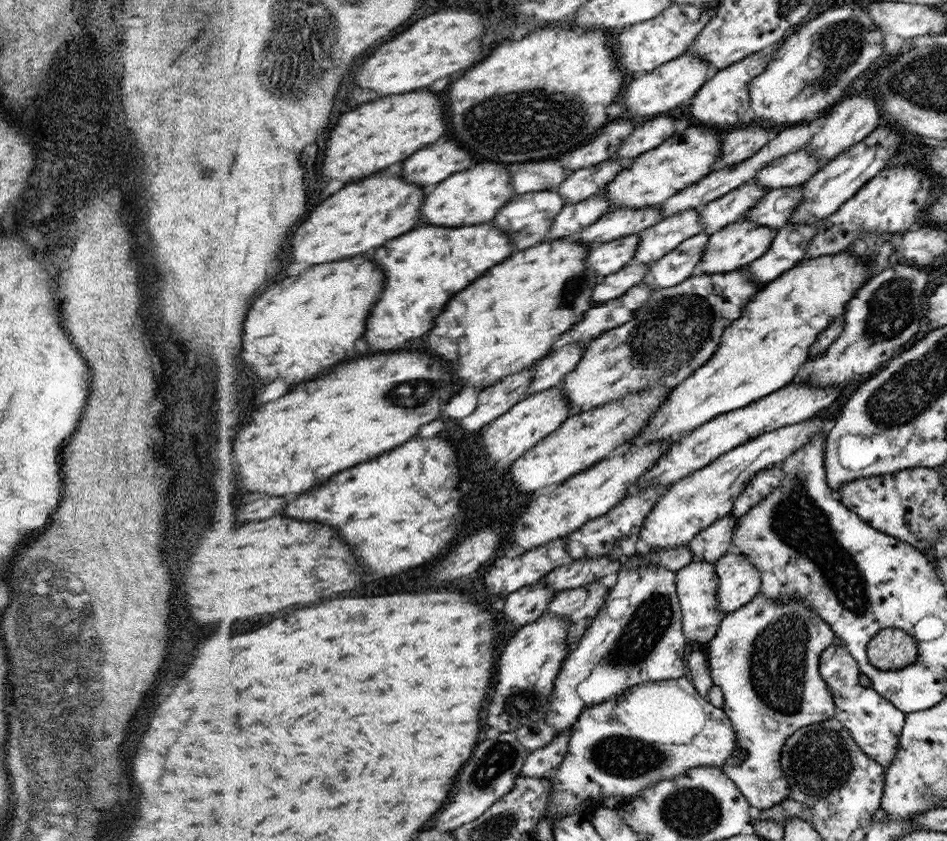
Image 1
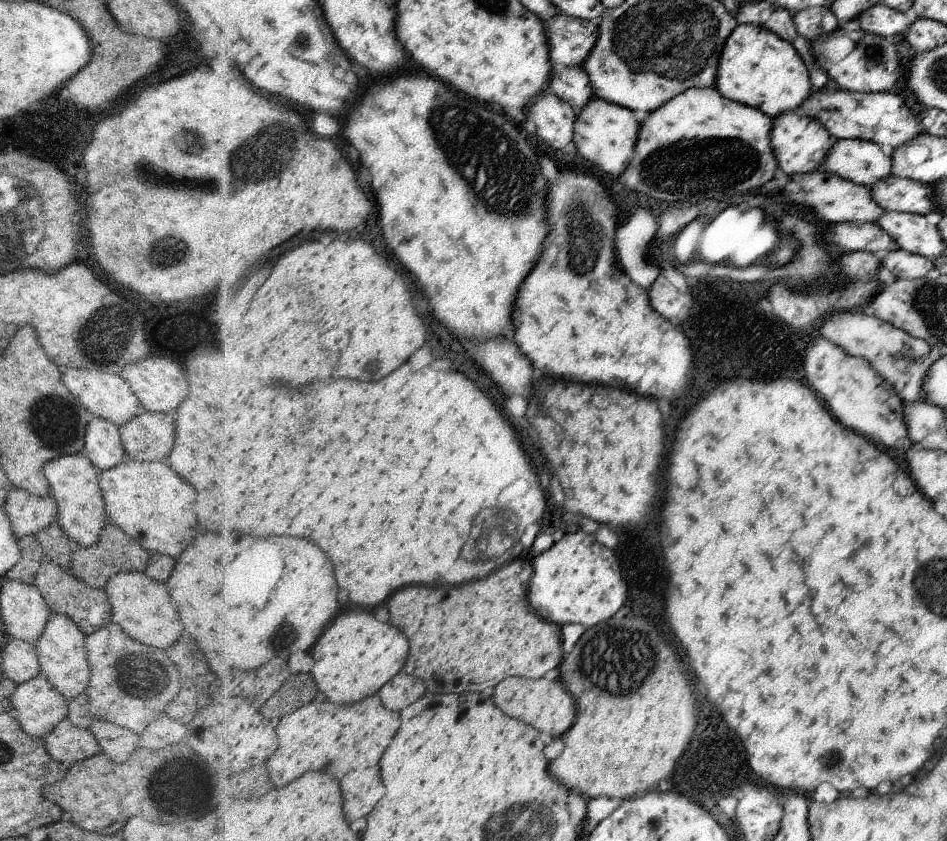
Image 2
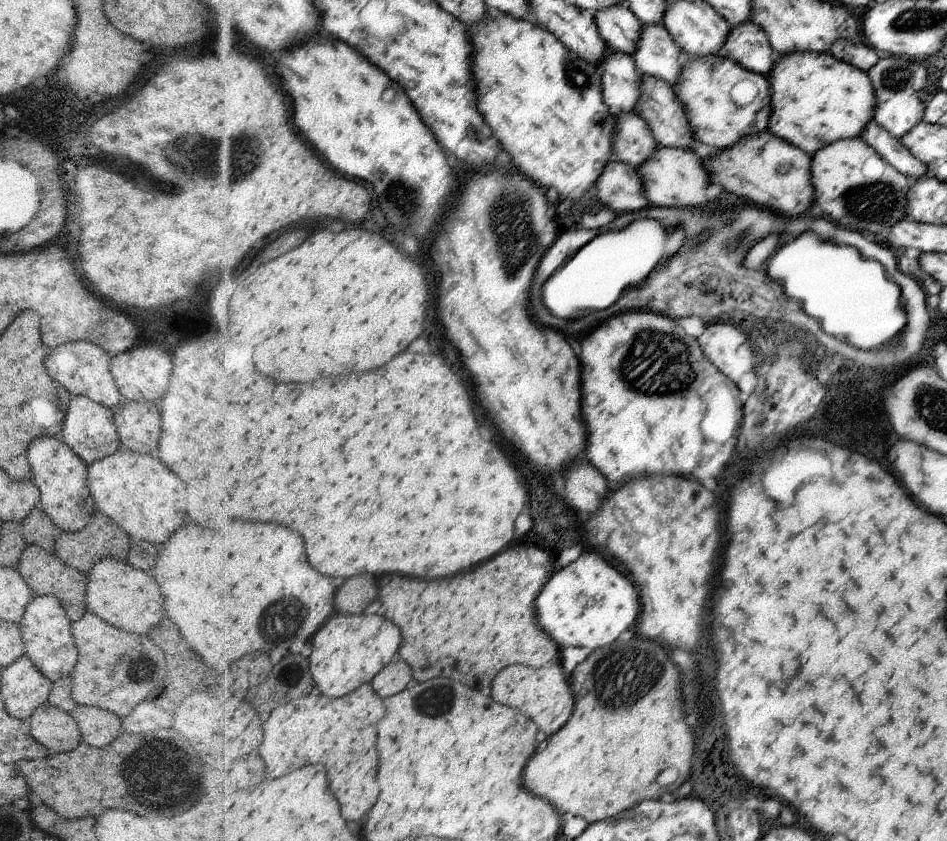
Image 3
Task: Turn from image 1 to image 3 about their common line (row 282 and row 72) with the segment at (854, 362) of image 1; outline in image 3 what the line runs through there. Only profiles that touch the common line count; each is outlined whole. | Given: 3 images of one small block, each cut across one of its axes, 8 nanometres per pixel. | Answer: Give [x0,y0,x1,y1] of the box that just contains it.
[867,51,929,140]

